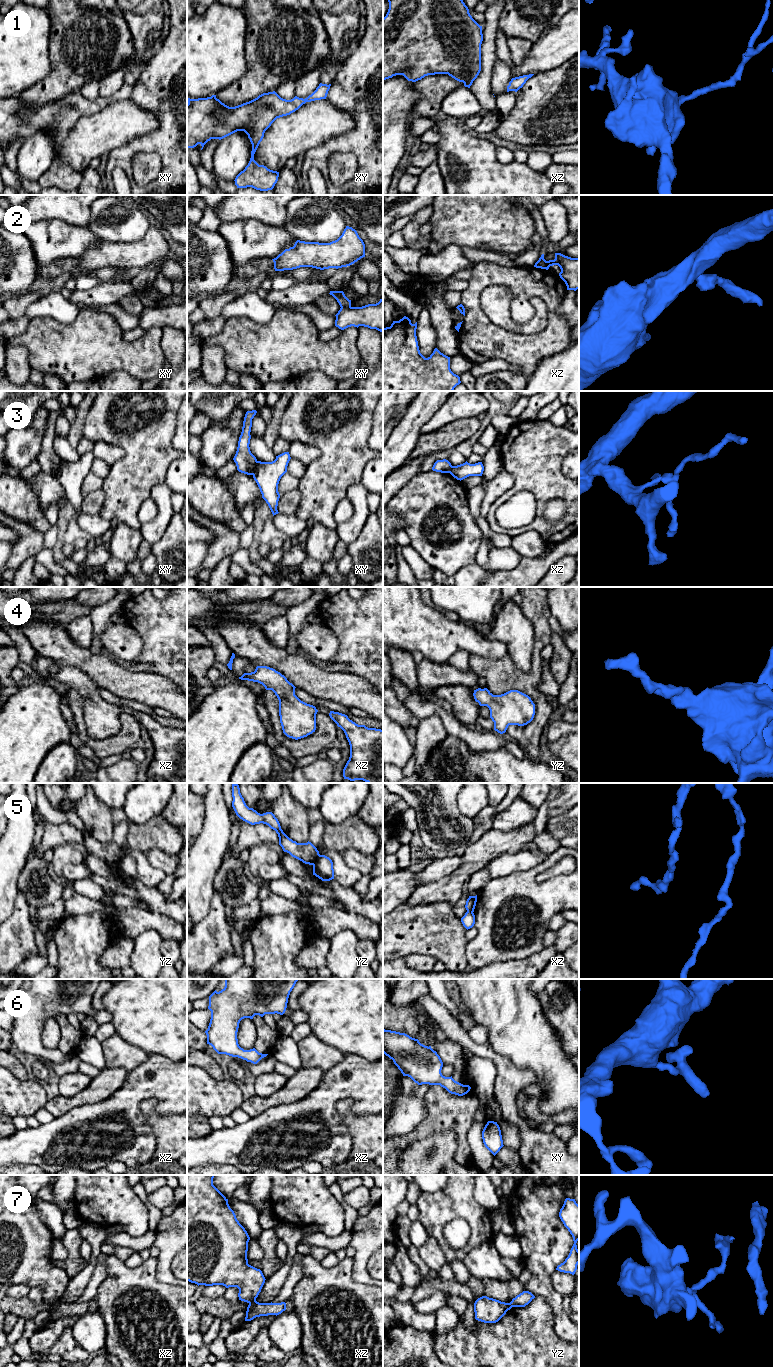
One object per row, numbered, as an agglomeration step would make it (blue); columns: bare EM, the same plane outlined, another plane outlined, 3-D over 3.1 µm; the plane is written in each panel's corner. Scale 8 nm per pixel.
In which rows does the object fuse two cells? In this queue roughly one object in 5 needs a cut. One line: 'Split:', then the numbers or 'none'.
Split: 2, 3, 5, 7

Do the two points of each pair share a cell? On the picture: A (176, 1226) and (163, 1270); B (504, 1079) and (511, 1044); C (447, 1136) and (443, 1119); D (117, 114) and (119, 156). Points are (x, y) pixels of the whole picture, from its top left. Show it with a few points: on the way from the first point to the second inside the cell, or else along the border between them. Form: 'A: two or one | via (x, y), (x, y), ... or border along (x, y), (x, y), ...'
A: one | via (171, 1237), (165, 1259)
B: two | border along (489, 1044), (518, 1067), (529, 1069)
C: two | border along (423, 1137), (452, 1130), (458, 1146)
D: two | border along (140, 136), (130, 139), (107, 153)

